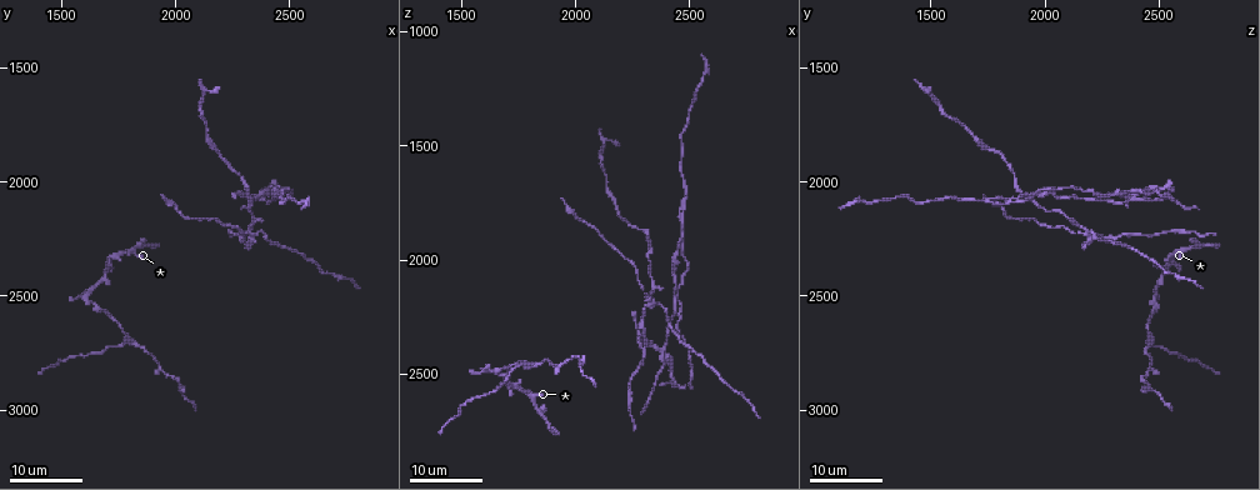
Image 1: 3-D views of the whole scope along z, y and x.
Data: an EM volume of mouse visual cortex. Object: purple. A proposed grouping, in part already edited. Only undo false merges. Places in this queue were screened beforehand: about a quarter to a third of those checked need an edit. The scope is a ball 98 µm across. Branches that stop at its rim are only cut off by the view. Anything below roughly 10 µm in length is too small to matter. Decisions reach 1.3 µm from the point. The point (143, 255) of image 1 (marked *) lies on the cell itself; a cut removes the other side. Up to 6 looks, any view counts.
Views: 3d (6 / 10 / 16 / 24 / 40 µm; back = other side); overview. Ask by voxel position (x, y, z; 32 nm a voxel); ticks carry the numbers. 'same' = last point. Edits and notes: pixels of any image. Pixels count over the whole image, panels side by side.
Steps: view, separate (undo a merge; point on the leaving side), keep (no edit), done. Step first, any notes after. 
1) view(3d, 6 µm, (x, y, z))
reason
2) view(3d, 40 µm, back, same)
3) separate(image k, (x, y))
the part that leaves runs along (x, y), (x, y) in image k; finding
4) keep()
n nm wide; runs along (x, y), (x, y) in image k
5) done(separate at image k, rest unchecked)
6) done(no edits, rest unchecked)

view(3d, 16 µm, (1620, 2530, 2480))
thin neck

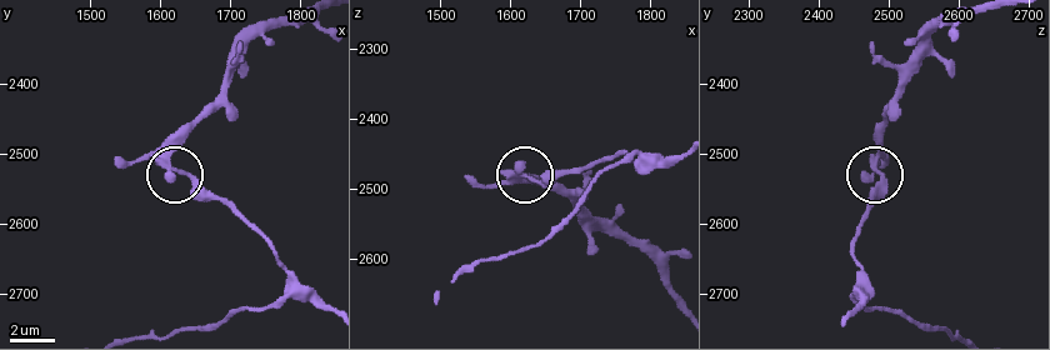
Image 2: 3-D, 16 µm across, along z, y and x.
view(3d, 6 µm, (1635, 2530, 2485))
zoom in

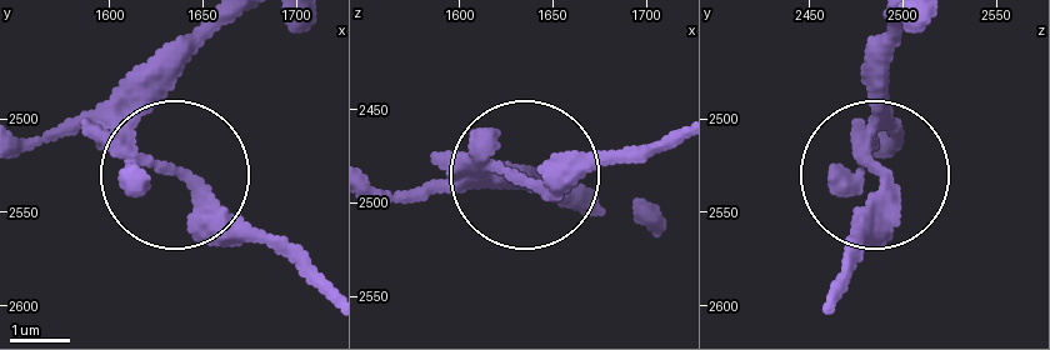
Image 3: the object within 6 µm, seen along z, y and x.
separate(image 3, (203, 185))
240 nm wide; the part that leaves runs along (129, 145), (214, 189), (319, 279) in image 3; two cells meet here

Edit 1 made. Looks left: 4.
view(3d, 24 µm, (1800, 2290, 2590))
arms part here

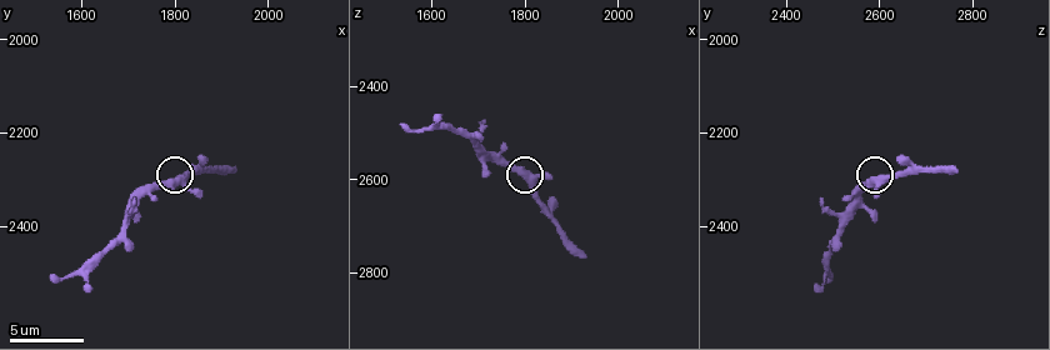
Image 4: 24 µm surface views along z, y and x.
view(3d, 10 µm, (1810, 2295, 2595))

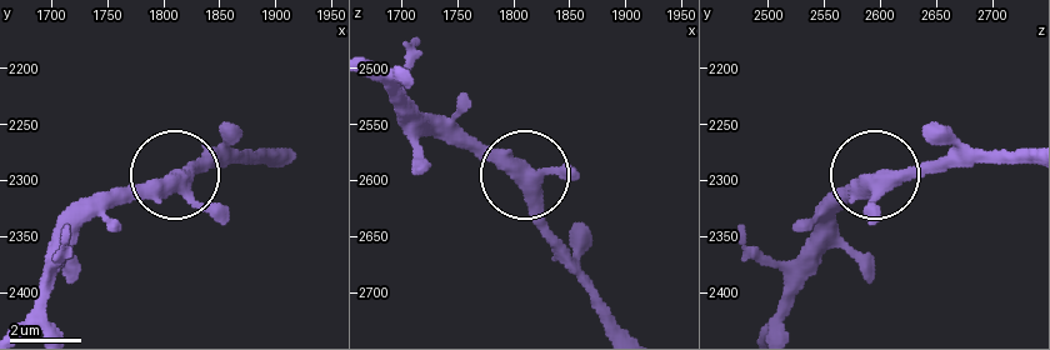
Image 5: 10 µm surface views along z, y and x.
view(3d, 10 µm, back, (1812, 2296, 2598))

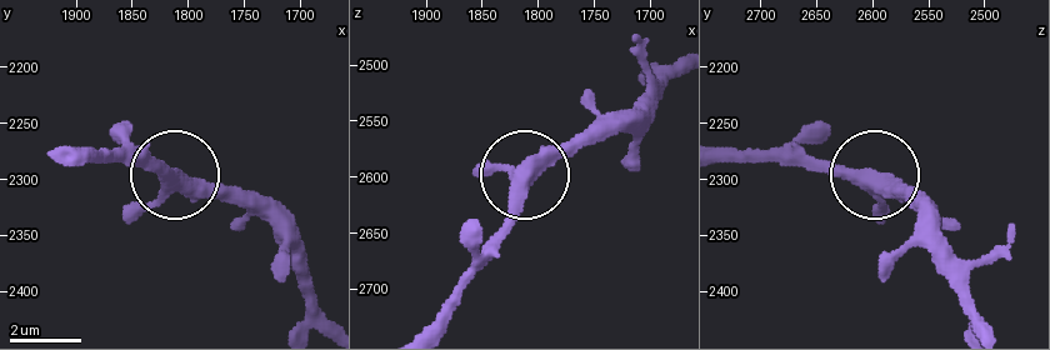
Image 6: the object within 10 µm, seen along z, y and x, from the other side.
keep()
side arm 13 µm; runs along (128, 204), (153, 200), (188, 176), (239, 200) in image 6; continuous, no second cell

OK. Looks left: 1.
done(separate at image 3, rest unchecked)

